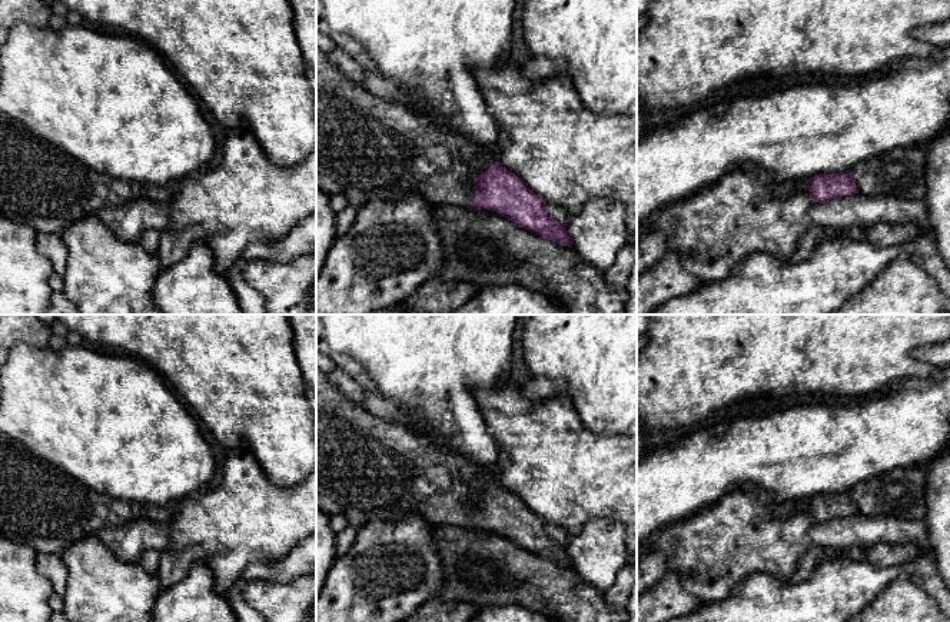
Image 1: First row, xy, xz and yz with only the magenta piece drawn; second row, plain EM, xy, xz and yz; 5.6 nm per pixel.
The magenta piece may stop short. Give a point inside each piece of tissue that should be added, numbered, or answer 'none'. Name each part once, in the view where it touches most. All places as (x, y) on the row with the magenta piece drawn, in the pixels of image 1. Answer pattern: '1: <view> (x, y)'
1: xz (368, 149)

